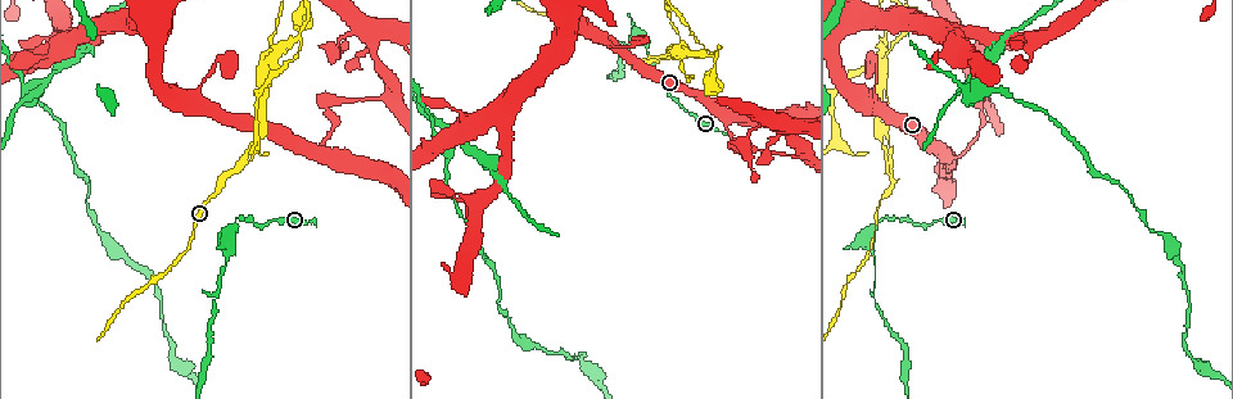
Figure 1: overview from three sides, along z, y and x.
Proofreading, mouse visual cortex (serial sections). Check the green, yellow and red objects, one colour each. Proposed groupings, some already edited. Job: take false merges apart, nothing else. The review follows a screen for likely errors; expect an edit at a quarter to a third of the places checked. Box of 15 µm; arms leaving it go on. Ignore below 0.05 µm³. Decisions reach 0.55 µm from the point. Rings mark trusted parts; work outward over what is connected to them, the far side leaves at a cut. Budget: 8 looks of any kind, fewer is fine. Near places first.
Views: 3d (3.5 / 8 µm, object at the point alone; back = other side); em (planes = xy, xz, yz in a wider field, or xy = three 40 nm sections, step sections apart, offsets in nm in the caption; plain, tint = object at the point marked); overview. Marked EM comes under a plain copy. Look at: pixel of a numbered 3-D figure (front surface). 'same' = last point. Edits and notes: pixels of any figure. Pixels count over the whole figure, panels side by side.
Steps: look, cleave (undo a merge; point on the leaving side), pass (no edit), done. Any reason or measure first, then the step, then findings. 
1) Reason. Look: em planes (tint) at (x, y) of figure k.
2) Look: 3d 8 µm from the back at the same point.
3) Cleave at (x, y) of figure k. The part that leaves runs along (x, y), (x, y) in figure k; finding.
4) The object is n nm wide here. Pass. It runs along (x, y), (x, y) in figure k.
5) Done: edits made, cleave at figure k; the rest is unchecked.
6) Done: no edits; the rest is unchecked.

Arms part here. Look: 3d 3.5 µm at (236, 170) of figure 1.

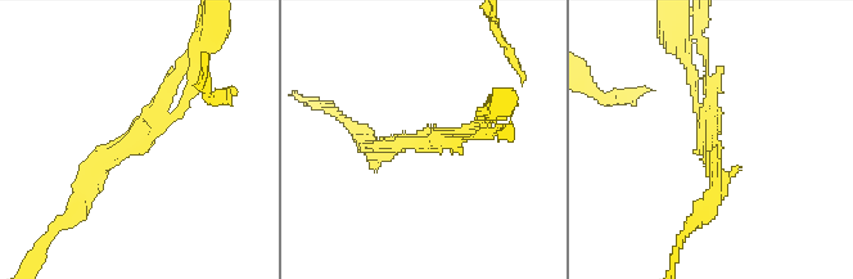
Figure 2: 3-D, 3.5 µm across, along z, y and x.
Look: em planes (tint) at (713, 141) of figure 2.

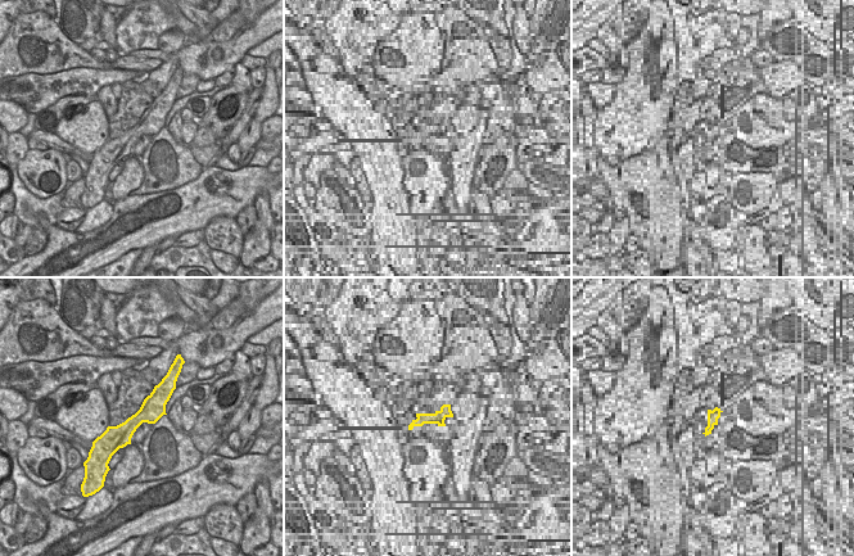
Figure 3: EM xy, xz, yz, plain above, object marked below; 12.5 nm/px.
Cleave at (195, 43) of figure 2. Two cells meet here.

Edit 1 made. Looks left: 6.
See it whole again. Look: overview.

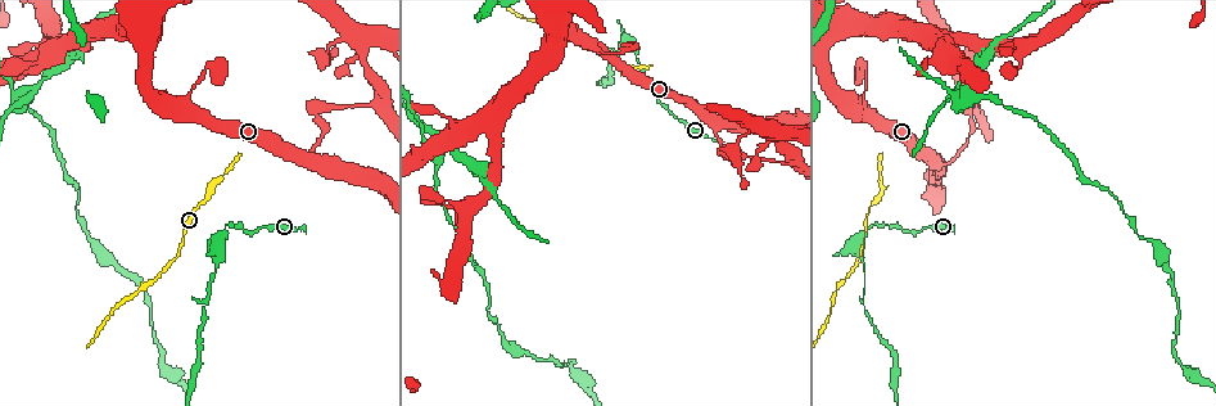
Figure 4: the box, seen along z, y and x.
Look: 3d 3.5 µm at (718, 121) of figure 4.

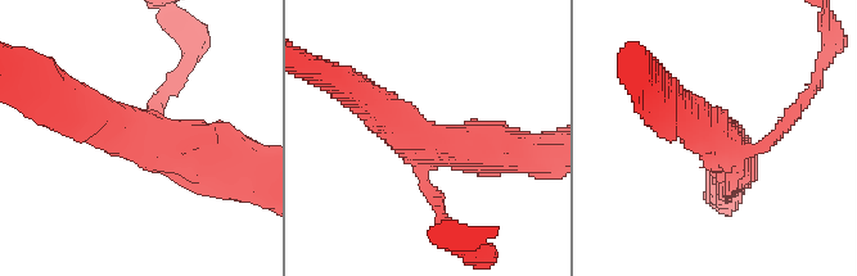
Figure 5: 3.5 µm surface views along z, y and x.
3 arms meet here; the arms are 200, 450, 500 nm wide. Look: em xy step 2 (tint) at (421, 143) of figure 5.

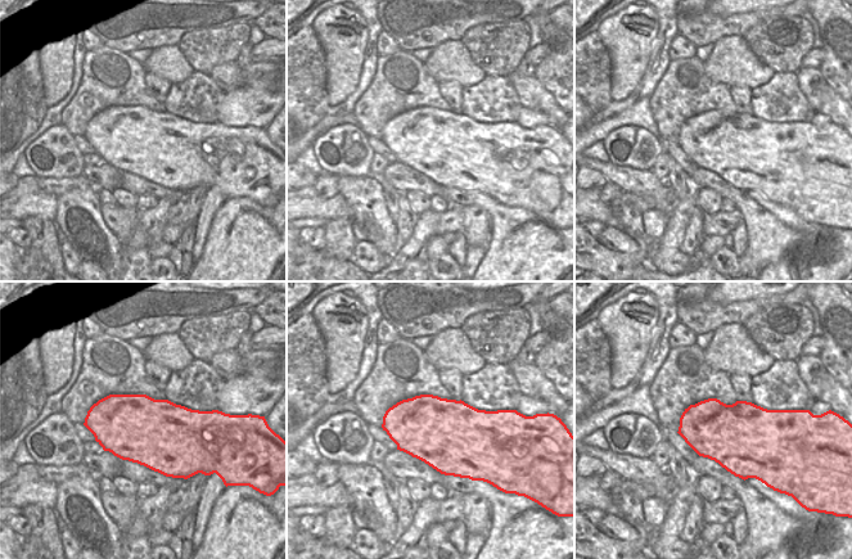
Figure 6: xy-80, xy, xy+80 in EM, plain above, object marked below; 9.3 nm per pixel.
Pass. It runs along (356, 93), (423, 145), (438, 211) in figure 5; continuous, no second cell.

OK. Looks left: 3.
A narrow waist. Look: 3d 3.5 µm at (969, 113) of figure 4.

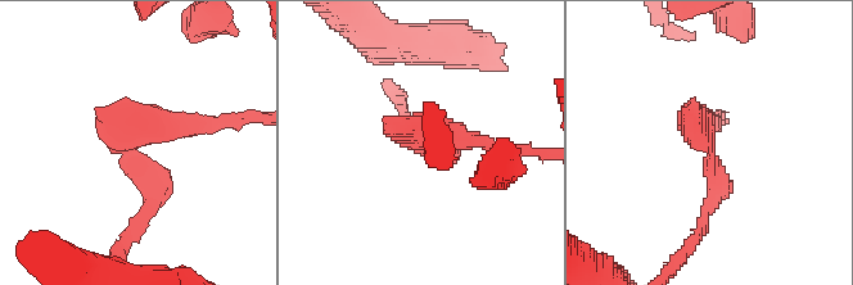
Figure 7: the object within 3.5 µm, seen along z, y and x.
Look: em xy step 3 (tint) at (710, 147) of figure 7.

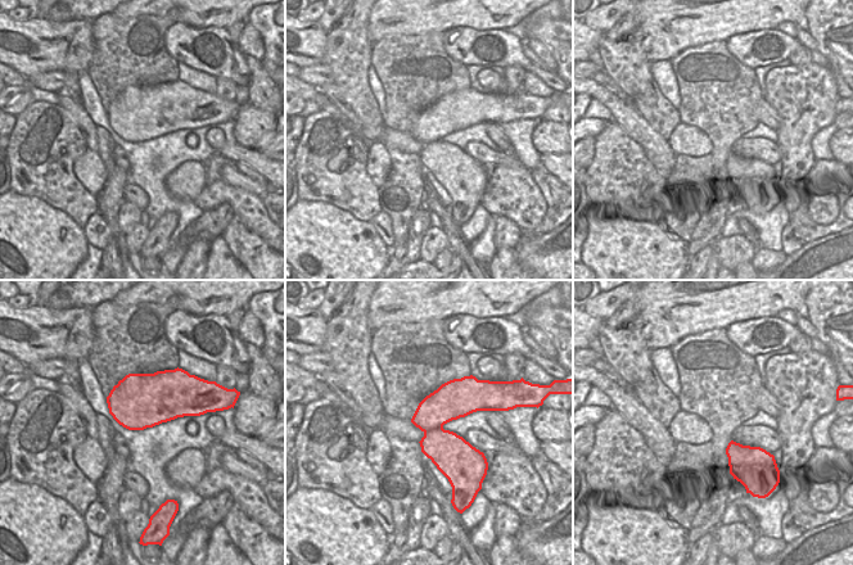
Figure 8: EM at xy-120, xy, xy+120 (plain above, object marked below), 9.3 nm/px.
Pass. Continuous, no second cell.

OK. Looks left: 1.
Done: edits made, cleave at figure 2; the rest is unchecked.

